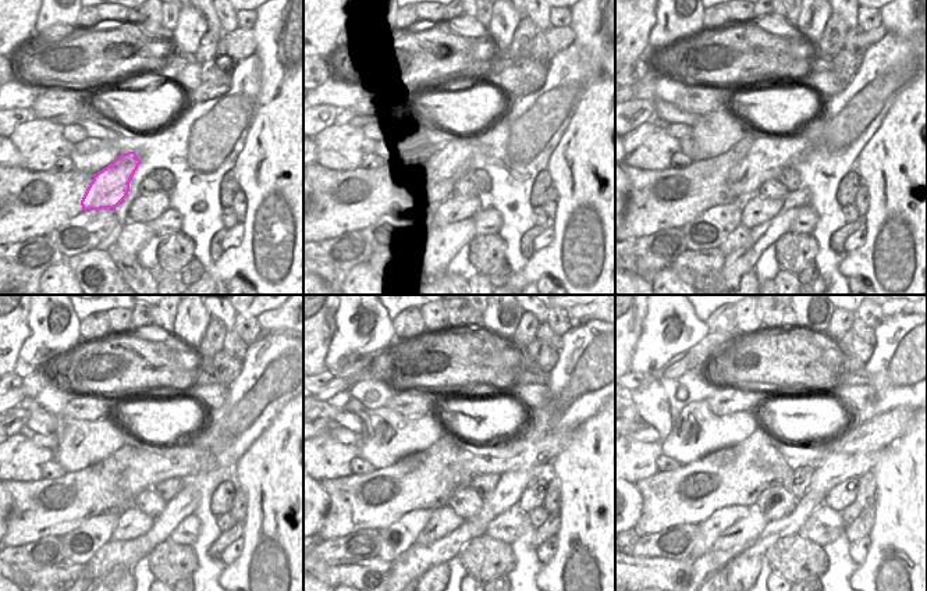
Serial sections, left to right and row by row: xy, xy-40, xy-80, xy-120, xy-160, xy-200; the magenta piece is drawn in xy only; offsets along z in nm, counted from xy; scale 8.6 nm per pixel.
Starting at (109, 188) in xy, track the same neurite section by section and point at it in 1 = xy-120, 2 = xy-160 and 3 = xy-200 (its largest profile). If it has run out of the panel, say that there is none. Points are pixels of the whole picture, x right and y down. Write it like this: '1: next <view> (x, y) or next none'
1: next xy-120 (152, 465)
2: next xy-160 (475, 460)
3: next xy-200 (873, 435)

